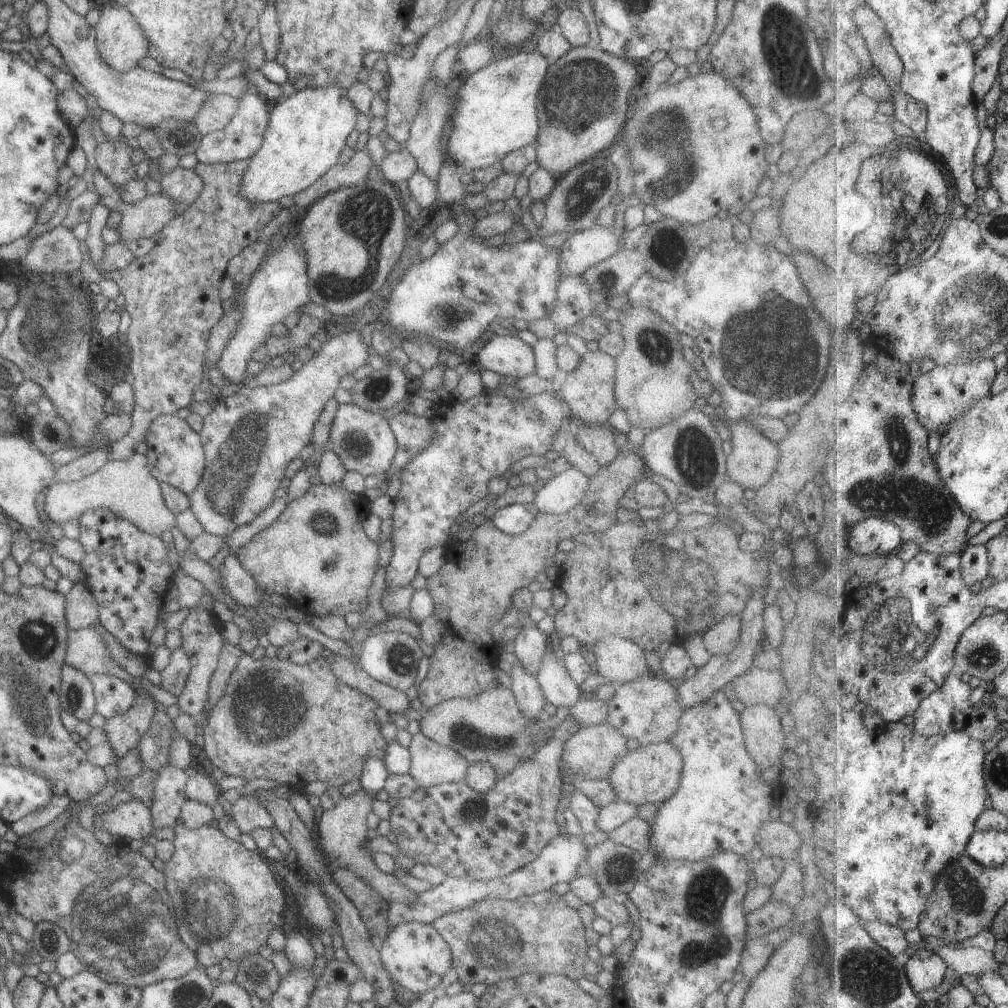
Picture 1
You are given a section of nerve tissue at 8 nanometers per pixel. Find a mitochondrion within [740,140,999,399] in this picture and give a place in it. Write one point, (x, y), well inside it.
(896, 215)

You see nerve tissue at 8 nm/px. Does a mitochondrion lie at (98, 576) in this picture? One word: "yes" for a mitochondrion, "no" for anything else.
no

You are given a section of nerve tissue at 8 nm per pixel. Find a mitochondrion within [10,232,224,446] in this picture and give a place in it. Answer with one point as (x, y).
(49, 332)

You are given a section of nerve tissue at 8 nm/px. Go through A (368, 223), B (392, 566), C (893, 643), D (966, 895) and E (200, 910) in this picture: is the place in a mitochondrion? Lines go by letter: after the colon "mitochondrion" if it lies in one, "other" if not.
A: mitochondrion
B: other
C: mitochondrion
D: mitochondrion
E: mitochondrion

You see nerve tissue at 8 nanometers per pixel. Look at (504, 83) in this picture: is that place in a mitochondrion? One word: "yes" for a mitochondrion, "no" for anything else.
yes

